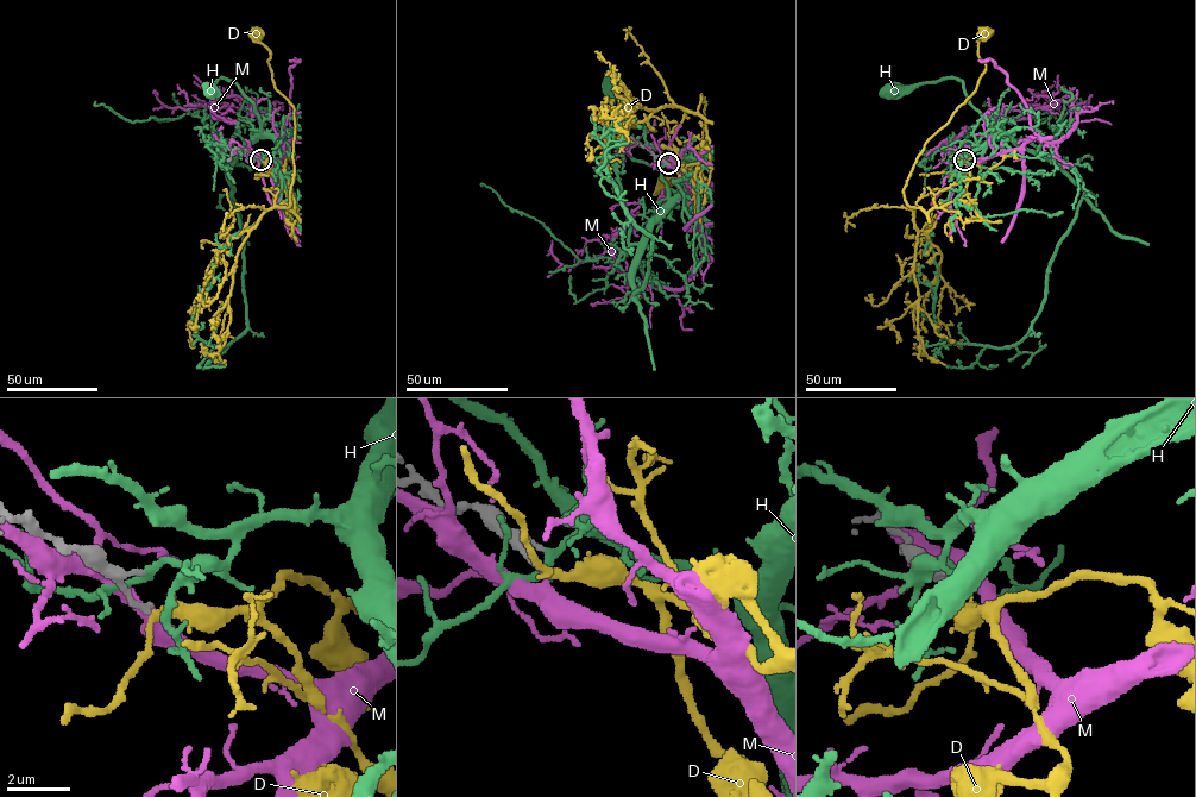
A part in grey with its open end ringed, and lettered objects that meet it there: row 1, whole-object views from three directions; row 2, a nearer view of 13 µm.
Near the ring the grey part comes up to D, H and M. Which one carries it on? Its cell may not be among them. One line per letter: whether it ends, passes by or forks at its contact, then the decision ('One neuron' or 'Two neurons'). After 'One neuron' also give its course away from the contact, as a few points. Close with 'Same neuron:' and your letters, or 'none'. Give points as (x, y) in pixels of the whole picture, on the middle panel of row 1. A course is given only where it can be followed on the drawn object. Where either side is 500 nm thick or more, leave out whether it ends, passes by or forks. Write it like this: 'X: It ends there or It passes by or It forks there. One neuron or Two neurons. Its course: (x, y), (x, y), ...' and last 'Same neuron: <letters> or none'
D: It passes by. One neuron. Its course: (668, 163), (684, 169), (699, 161), (702, 94), (705, 155), (678, 187), (678, 179), (661, 179), (662, 186)
H: It passes by. Two neurons
M: It passes by. Two neurons
Same neuron: D

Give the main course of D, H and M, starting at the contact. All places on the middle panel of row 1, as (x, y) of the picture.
D: (668, 163), (684, 169), (699, 161), (702, 94), (705, 155), (678, 187), (678, 179), (661, 179), (662, 186)
H: (667, 162), (680, 165), (685, 182), (669, 198), (661, 171), (635, 159), (622, 142), (612, 80)
M: (667, 164), (691, 189), (703, 243), (703, 259), (684, 287), (628, 276), (611, 240), (640, 204), (609, 208)

